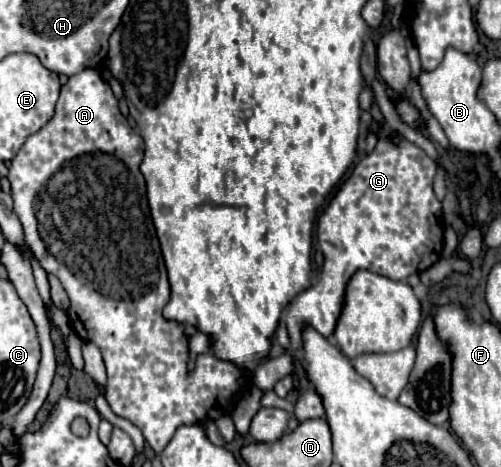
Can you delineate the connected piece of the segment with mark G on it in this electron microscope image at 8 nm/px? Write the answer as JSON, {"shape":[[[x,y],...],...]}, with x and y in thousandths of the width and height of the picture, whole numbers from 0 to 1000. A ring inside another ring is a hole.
{"shape":[[[756,291],[756,304],[741,330],[721,338],[721,347],[705,360],[701,377],[681,390],[673,411],[665,415],[657,441],[633,471],[633,522],[649,548],[645,578],[637,604],[593,630],[585,655],[577,660],[573,702],[581,719],[581,745],[601,749],[601,702],[621,694],[637,715],[661,719],[669,707],[669,690],[677,681],[685,655],[689,608],[709,578],[745,578],[780,600],[808,600],[820,587],[836,587],[864,570],[880,552],[884,531],[884,441],[864,415],[864,381],[872,355],[868,347],[824,304],[796,291],[796,304],[784,296]]]}

